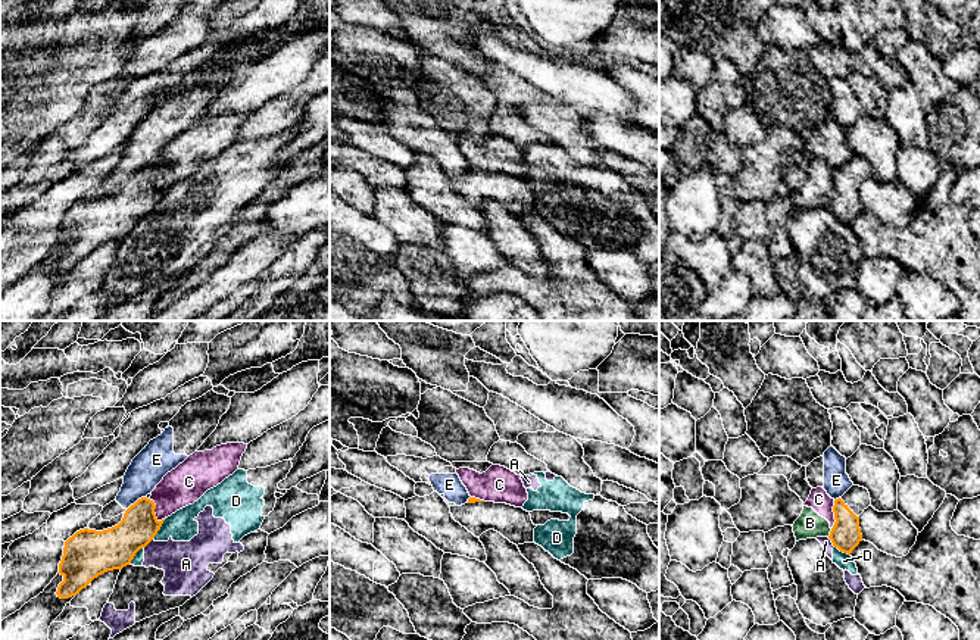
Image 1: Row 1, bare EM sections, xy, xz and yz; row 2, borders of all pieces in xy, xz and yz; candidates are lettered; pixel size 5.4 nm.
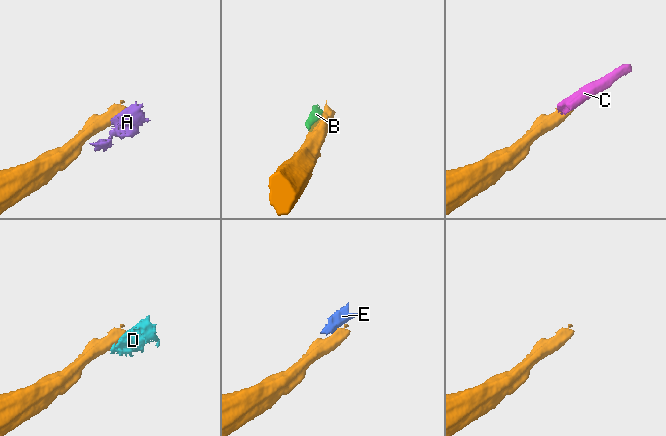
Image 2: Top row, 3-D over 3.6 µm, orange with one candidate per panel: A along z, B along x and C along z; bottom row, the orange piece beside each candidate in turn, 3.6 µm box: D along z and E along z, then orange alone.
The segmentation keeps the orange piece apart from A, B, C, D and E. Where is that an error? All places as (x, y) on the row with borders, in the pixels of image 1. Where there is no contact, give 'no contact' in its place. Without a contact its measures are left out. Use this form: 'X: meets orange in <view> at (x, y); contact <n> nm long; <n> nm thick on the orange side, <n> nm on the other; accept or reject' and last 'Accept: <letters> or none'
A: meets orange in yz at (832, 542); contact 70 nm long; 160 nm thick on the orange side, 60 nm on the other; reject
B: meets orange in yz at (830, 533); contact 50 nm long; 160 nm thick on the orange side, 150 nm on the other; reject
C: meets orange in xy at (153, 511); contact 150 nm long; 200 nm thick on the orange side, 220 nm on the other; reject
D: meets orange in xy at (159, 528); contact 150 nm long; 200 nm thick on the orange side, 160 nm on the other; reject
E: meets orange in xy at (137, 500); contact 130 nm long; 200 nm thick on the orange side, 190 nm on the other; reject
Accept: none

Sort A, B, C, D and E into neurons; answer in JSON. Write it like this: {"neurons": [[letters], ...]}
{"neurons": [["A", "D"], ["B", "C"], ["E"]]}

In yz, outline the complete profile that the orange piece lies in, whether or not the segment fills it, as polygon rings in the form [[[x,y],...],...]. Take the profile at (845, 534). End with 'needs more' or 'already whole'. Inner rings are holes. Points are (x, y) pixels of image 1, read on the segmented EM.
[[[852,486],[842,497],[834,500],[834,525],[828,538],[840,552],[851,555],[862,541],[859,515],[871,506],[867,488]]]; needs more

